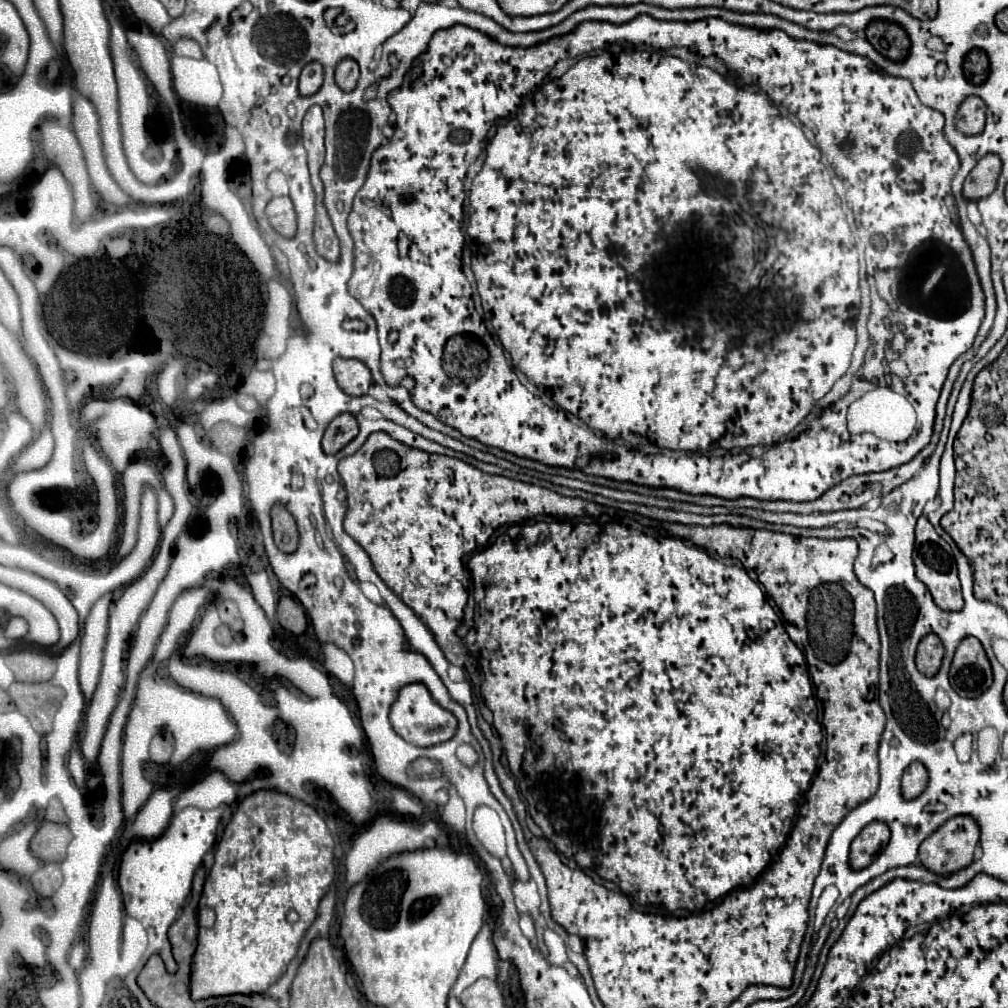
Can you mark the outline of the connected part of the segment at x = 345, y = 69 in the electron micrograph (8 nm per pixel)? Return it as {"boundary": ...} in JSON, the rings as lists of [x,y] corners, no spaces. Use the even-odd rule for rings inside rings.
{"boundary":[[[343,59],[335,71],[335,83],[343,91],[351,91],[355,89],[357,79],[359,79],[359,65],[355,63],[355,59]]]}

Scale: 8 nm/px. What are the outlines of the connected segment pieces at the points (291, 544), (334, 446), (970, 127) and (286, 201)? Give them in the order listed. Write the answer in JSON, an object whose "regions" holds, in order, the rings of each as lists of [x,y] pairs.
{"regions":[[[[273,505],[271,517],[273,517],[275,545],[277,545],[283,553],[293,553],[293,551],[297,549],[297,543],[299,543],[297,523],[295,523],[293,515],[291,515],[283,505]]],[[[343,413],[339,417],[335,417],[325,435],[323,435],[323,451],[327,455],[335,455],[337,451],[341,451],[349,441],[355,439],[355,435],[359,433],[359,425],[357,419],[349,413]]],[[[967,97],[955,117],[957,129],[965,135],[977,135],[985,127],[985,103],[981,97]]],[[[275,197],[269,201],[267,209],[265,209],[267,217],[269,217],[269,223],[271,227],[287,237],[287,239],[293,239],[295,233],[297,233],[297,219],[295,219],[295,209],[293,209],[293,203],[289,197]]]]}

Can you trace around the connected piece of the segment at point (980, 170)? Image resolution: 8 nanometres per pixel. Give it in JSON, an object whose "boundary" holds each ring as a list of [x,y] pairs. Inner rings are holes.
{"boundary":[[[985,155],[963,183],[963,195],[967,199],[983,199],[995,191],[997,177],[1001,173],[1001,159],[997,155]]]}

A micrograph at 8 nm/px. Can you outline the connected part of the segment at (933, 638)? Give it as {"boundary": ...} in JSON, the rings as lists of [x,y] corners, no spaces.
{"boundary":[[[935,633],[925,635],[919,643],[919,647],[917,647],[917,657],[915,657],[917,659],[917,669],[923,675],[933,677],[941,667],[943,655],[945,655],[945,649],[943,649],[941,639]]]}

